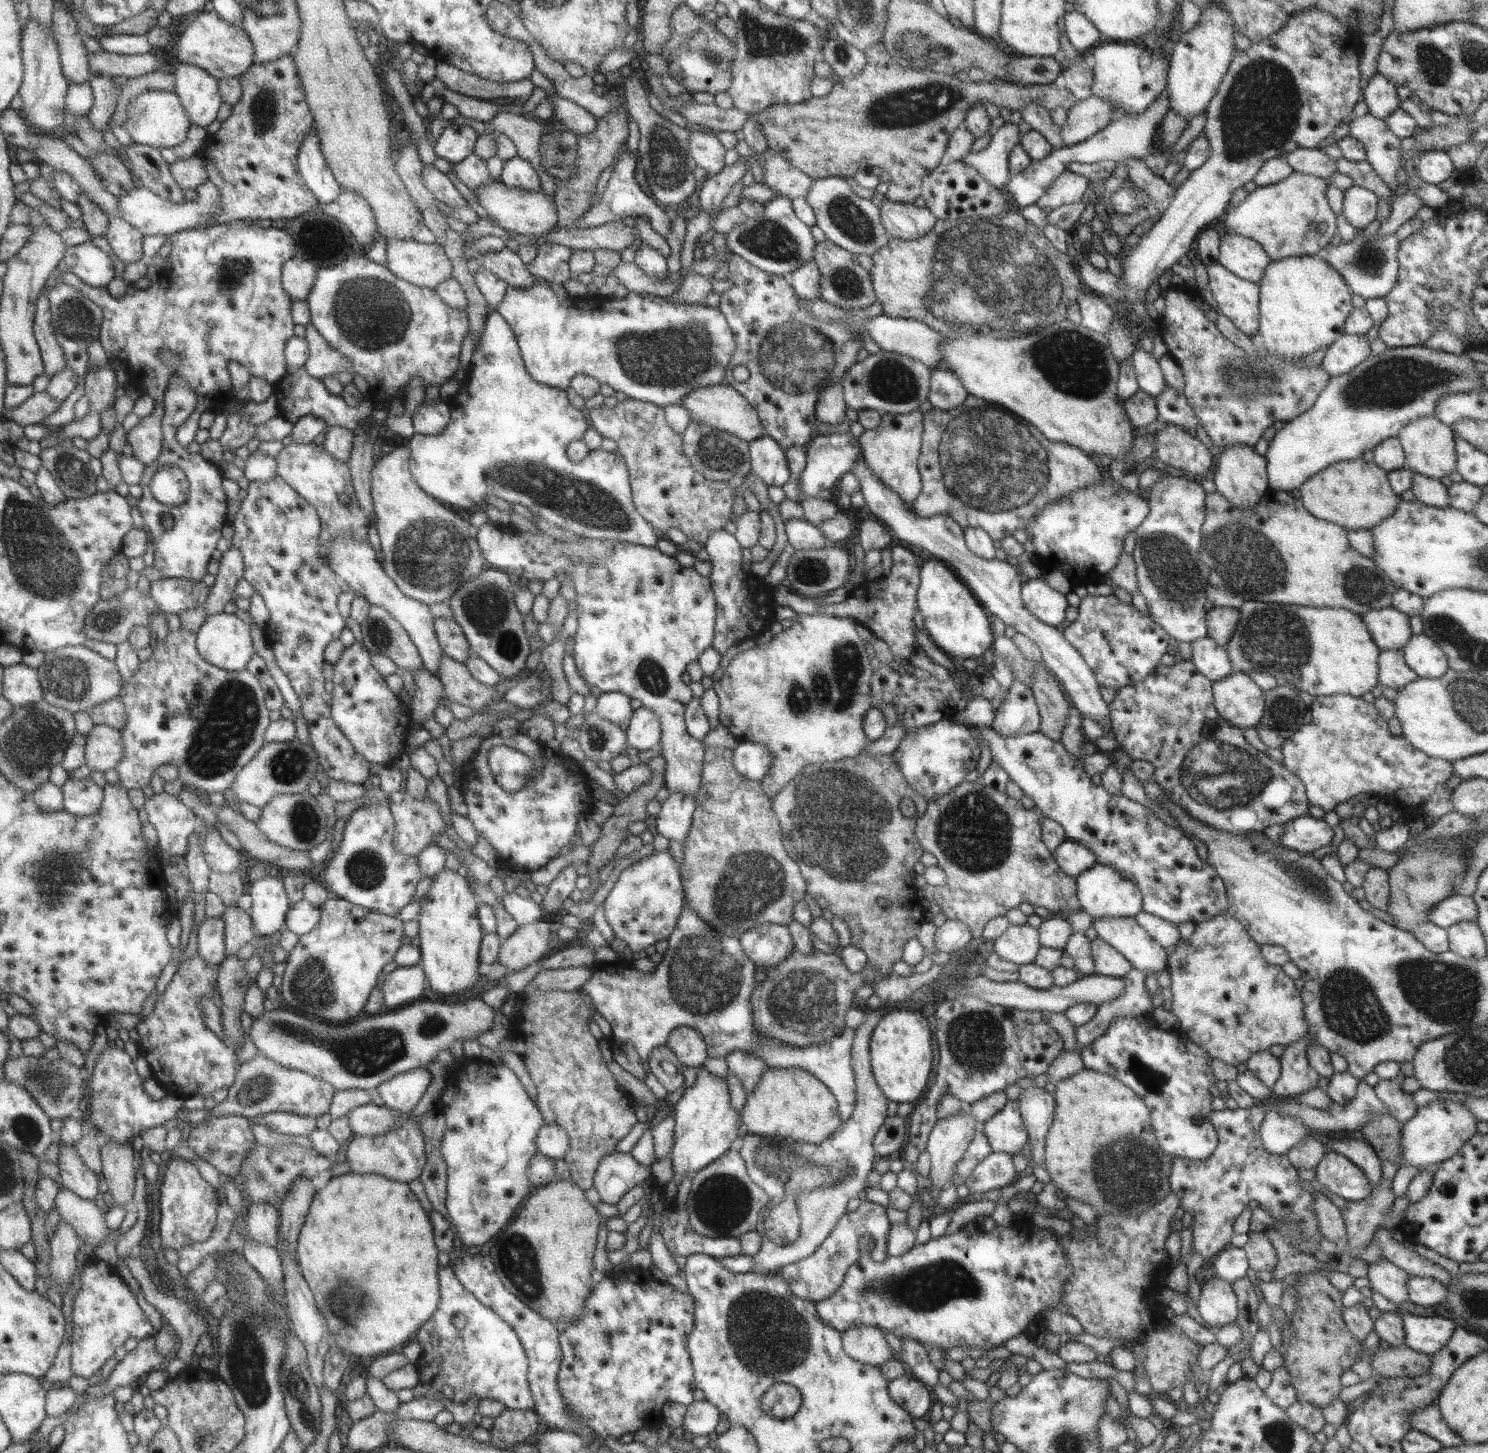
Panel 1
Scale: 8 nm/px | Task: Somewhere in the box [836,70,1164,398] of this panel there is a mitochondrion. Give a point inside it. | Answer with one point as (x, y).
(1006, 269)

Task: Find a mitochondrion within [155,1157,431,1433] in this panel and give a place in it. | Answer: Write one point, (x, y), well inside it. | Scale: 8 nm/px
(244, 1354)

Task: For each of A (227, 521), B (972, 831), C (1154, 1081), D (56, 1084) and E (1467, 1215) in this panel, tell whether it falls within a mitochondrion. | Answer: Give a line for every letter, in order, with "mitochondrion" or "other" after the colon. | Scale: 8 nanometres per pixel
A: other
B: mitochondrion
C: mitochondrion
D: mitochondrion
E: other

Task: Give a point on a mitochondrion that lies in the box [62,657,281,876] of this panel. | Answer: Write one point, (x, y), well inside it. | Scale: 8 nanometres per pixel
(231, 716)

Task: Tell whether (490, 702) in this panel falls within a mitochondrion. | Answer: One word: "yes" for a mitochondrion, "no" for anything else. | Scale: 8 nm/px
no

